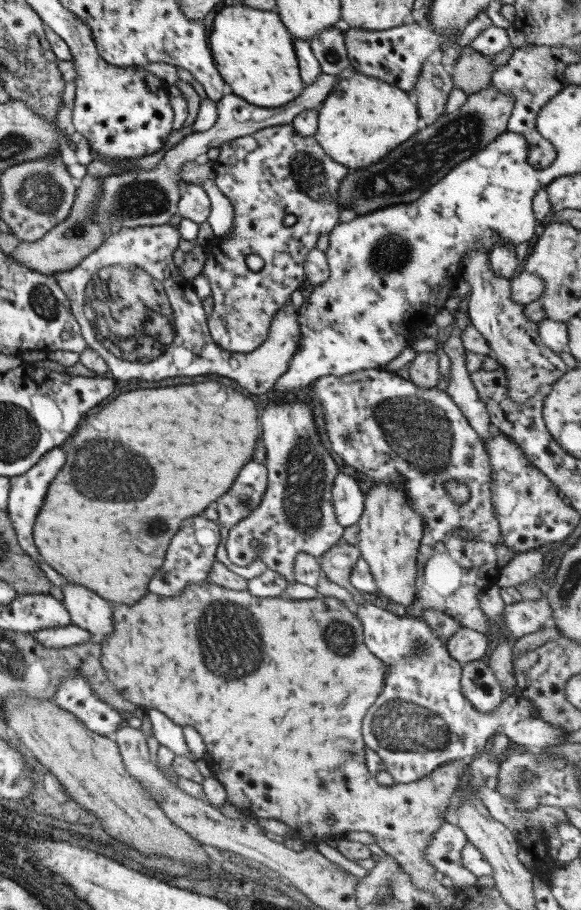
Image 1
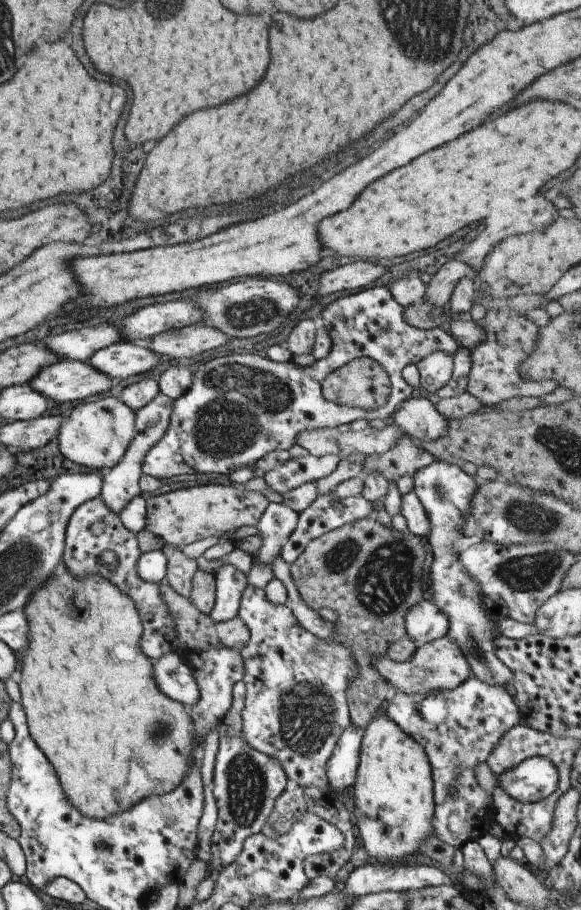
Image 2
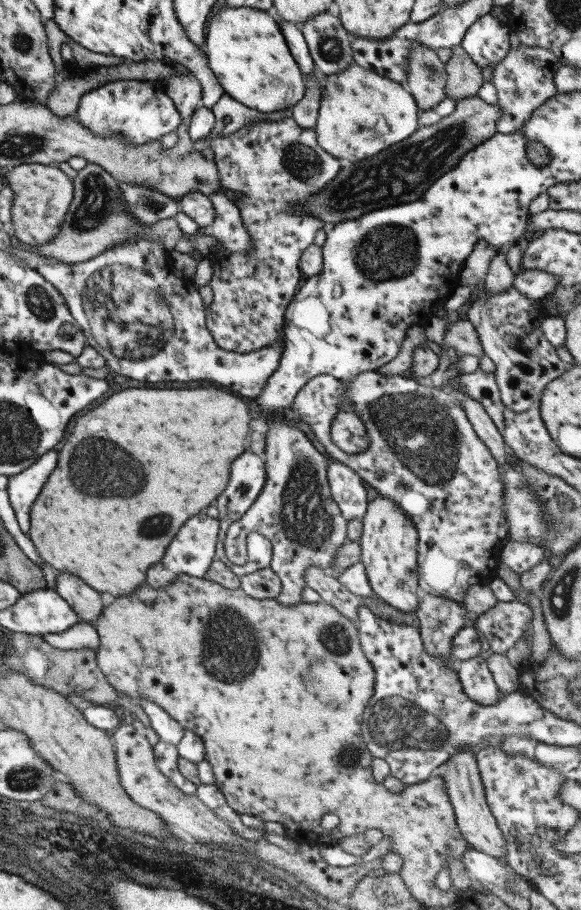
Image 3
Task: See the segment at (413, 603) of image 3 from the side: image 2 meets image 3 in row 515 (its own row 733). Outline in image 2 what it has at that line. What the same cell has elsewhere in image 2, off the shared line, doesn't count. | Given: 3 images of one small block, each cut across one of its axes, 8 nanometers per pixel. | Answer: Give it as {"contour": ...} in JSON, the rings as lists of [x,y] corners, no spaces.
{"contour":[[[388,714],[372,718],[366,726],[362,738],[359,767],[356,784],[353,786],[353,798],[349,802],[356,826],[360,830],[362,844],[368,853],[369,860],[381,863],[402,863],[406,856],[414,854],[432,834],[434,818],[434,795],[431,766],[424,748],[402,732],[402,728],[388,718]]]}

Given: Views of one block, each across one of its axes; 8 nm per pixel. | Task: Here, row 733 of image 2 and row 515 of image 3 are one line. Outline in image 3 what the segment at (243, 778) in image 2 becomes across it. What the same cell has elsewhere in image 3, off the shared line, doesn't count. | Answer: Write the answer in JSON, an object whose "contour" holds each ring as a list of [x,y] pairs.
{"contour":[[[244,452],[244,454],[240,454],[236,460],[234,460],[234,464],[232,464],[232,470],[230,470],[230,482],[228,482],[228,486],[226,486],[226,490],[218,496],[215,500],[215,505],[219,510],[219,523],[220,530],[218,533],[218,542],[216,544],[216,556],[215,558],[221,561],[225,561],[226,565],[232,569],[234,574],[237,574],[239,577],[242,575],[250,574],[257,570],[262,570],[269,566],[272,558],[272,545],[270,544],[270,540],[268,538],[262,536],[262,534],[258,532],[250,532],[248,534],[246,542],[247,542],[247,561],[242,566],[238,566],[230,561],[225,555],[224,550],[224,541],[225,536],[227,535],[227,530],[229,526],[236,522],[246,511],[254,504],[258,495],[262,492],[264,485],[266,484],[266,465],[264,462],[264,457],[254,452]]]}

